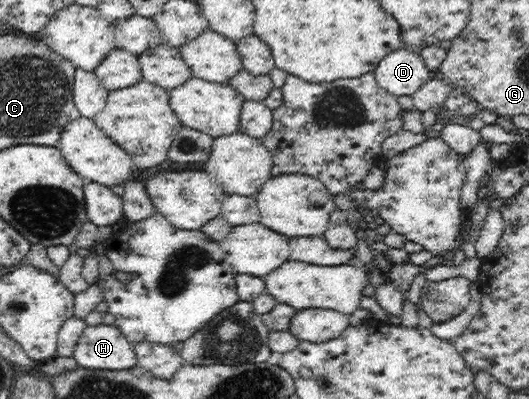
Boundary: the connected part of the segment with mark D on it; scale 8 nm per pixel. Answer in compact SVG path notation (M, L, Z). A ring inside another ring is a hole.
M405 48L387 54L373 73L381 88L397 96L412 96L431 80L424 58Z

